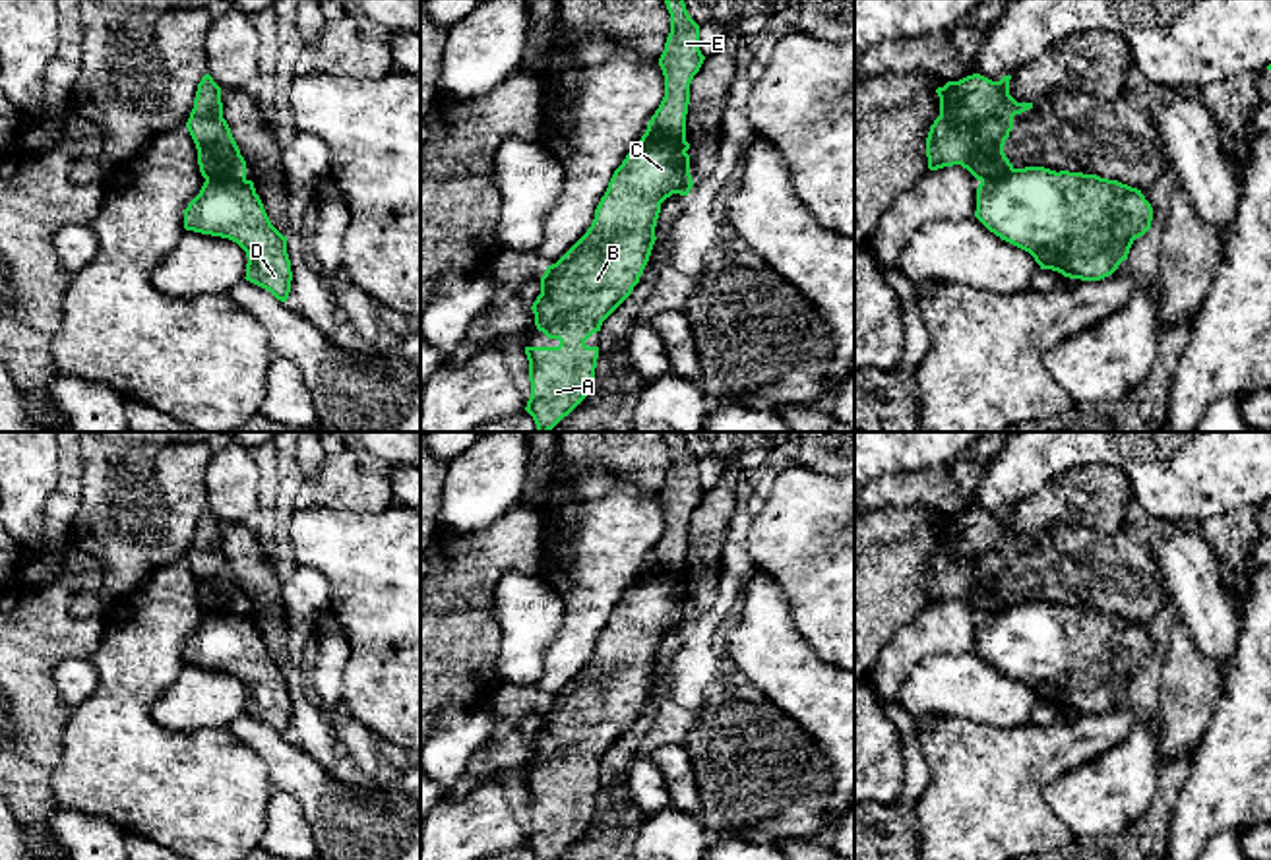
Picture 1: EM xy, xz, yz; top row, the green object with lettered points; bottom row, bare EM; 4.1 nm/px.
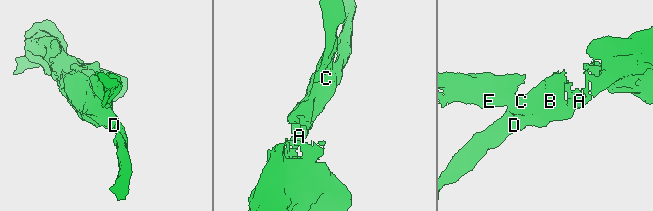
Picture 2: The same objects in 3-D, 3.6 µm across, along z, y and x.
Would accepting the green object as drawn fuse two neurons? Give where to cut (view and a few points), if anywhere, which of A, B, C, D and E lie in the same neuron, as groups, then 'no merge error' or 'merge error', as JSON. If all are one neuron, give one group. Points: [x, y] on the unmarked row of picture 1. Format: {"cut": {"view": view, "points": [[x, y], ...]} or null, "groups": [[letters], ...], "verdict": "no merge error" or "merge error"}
{"cut": {"view": "xz", "points": [[642, 570], [669, 568], [684, 572]]}, "groups": [["A", "B", "C", "D"], ["E"]], "verdict": "merge error"}

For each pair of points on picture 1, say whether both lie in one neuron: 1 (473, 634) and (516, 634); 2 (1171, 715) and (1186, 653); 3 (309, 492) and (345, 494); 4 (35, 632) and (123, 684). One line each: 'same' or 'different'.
1: different
2: same
3: same
4: different

